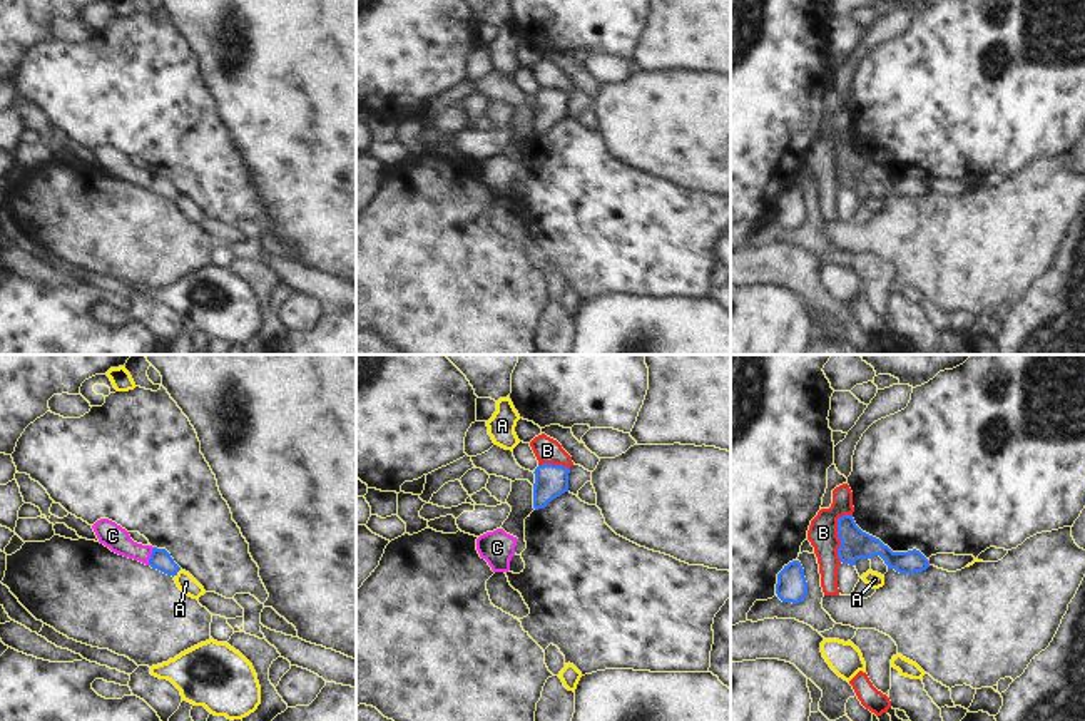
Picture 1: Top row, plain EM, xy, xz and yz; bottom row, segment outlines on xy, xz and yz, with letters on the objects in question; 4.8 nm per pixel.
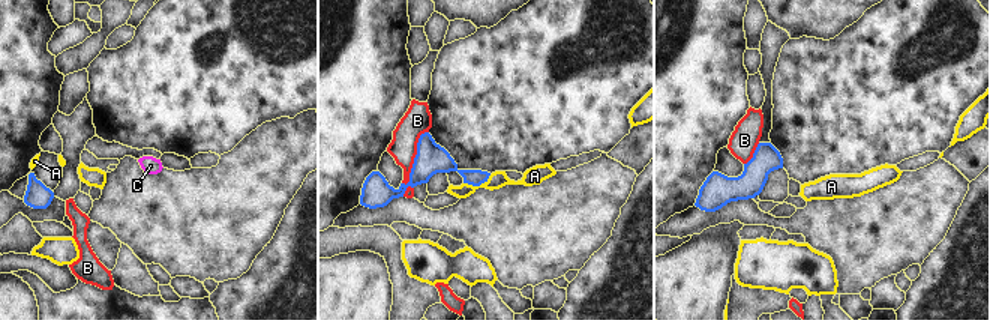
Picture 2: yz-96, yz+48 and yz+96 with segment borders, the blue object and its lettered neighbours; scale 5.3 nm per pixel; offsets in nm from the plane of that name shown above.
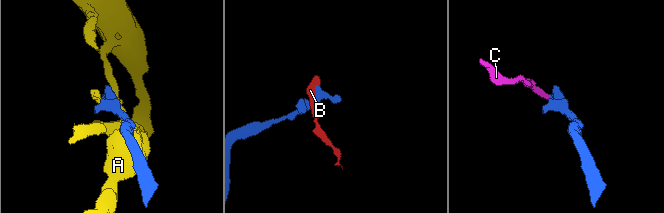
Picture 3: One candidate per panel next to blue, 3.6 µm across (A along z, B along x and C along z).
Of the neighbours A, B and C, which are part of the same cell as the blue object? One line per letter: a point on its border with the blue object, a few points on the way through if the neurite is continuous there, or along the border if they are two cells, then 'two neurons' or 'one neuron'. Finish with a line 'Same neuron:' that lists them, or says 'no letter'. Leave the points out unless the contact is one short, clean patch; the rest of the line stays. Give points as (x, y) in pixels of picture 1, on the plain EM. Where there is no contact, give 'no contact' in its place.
A: contact xy (176, 198); two neurons
B: contact yz (838, 159); border yz (851, 139), (843, 139), (838, 144), (838, 183), (841, 186); two neurons
C: contact xy (151, 181); way xy (161, 184), (151, 181), (129, 174), (112, 161); one neuron
Same neuron: C

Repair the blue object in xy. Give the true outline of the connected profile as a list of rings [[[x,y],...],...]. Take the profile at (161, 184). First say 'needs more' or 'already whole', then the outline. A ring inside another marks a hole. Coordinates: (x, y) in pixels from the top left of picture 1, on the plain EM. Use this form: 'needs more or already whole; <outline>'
needs more; [[[109,144],[97,146],[92,154],[99,167],[119,181],[139,186],[172,202],[181,196],[166,174],[134,167],[125,154]]]

